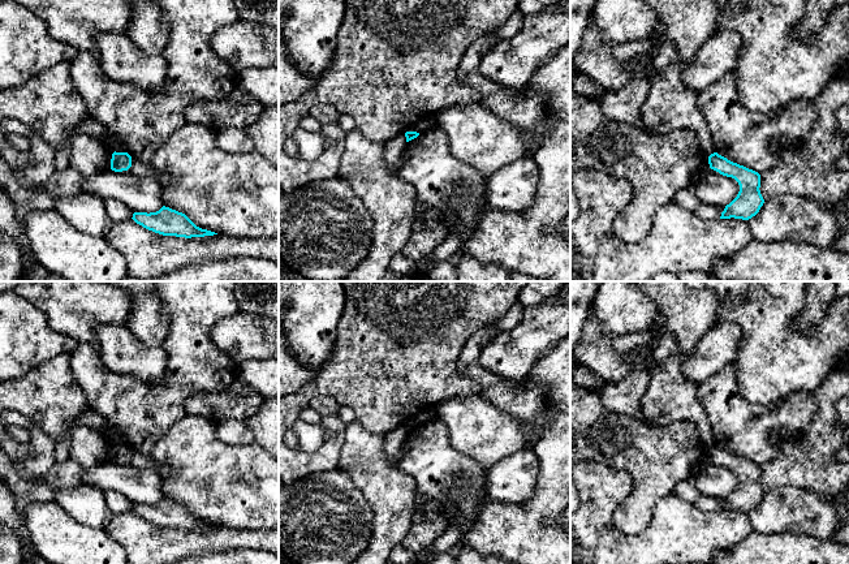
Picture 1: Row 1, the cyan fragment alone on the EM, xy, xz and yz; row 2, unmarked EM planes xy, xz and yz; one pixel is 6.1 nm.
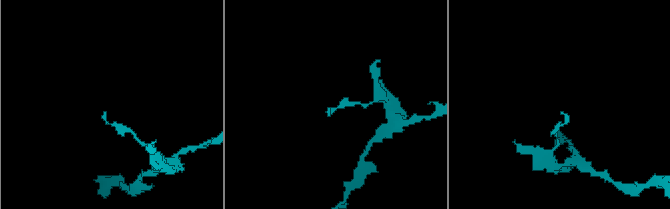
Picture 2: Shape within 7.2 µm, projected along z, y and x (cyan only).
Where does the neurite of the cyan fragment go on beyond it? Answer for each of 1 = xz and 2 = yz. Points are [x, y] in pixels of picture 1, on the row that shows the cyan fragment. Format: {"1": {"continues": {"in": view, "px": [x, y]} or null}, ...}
{"1": {"continues": null}, "2": {"continues": null}}

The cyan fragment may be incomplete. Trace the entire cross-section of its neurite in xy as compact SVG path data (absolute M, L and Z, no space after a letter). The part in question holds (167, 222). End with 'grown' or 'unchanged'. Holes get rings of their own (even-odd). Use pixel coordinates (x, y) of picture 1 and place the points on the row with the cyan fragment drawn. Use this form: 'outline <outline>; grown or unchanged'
outline M165 206L156 212L134 212L132 219L143 228L163 236L191 238L217 234L197 227L185 214Z; unchanged

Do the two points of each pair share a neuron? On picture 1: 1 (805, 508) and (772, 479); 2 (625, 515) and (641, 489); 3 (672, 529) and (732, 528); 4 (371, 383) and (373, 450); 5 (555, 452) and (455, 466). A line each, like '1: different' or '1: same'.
1: different
2: same
3: same
4: different
5: different

